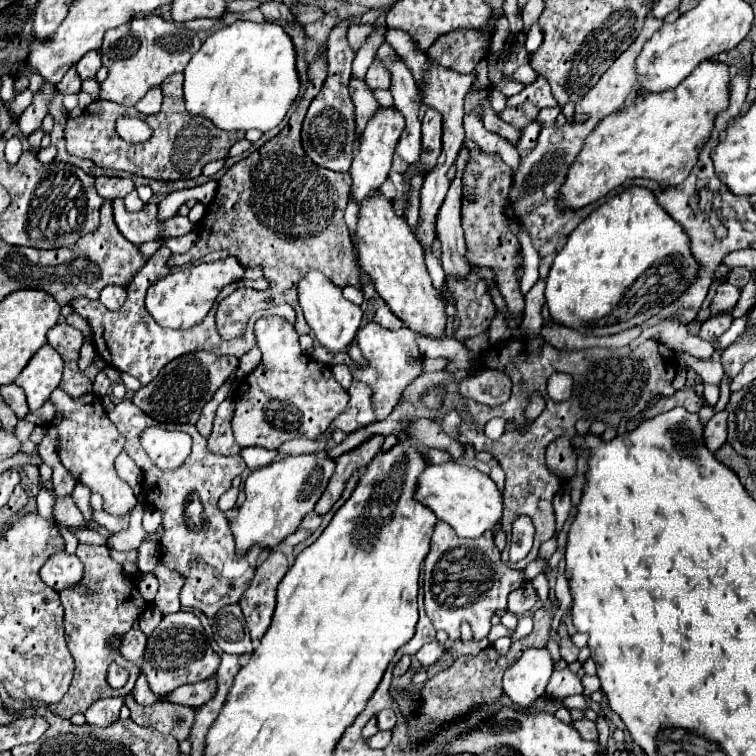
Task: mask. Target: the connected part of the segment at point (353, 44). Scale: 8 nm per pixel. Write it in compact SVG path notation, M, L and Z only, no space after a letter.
M352 24L352 26L348 28L348 34L346 34L350 48L352 48L354 52L358 52L358 48L366 42L366 38L368 38L370 32L372 32L372 26L370 26L370 24Z

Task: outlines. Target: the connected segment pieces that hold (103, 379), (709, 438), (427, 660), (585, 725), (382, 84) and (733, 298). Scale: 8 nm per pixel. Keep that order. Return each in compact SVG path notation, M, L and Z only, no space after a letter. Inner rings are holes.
M99 371L92 385L92 392L97 396L105 396L110 392L111 381L104 373Z
M724 408L708 420L708 424L704 426L704 438L708 448L716 452L726 442L726 436L728 436L728 410Z
M430 642L430 644L422 646L422 648L416 652L416 658L418 658L418 662L420 662L422 666L430 666L430 664L434 664L436 660L440 660L440 652L444 652L444 650L446 650L446 646L442 646L442 644L438 644L438 642Z
M586 718L576 720L574 728L580 732L580 736L584 740L598 740L598 728L596 728L596 724L592 720L586 720Z
M374 60L366 72L366 84L370 88L388 88L390 86L390 72L384 68L380 60Z
M724 282L716 290L716 296L712 298L712 314L718 314L718 312L734 308L734 304L738 302L738 298L740 298L740 290L736 286L732 286L730 282Z

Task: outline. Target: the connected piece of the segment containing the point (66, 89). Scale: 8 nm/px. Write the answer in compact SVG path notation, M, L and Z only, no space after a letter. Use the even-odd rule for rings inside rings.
M72 66L72 68L64 74L64 78L58 82L58 92L62 92L62 94L78 92L78 90L80 90L80 82L82 82L82 80L80 80L76 68Z

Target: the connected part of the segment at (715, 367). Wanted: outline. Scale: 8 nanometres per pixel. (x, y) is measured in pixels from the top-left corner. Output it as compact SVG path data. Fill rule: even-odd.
M718 348L714 352L714 356L708 360L696 360L692 358L690 354L684 354L680 358L680 366L688 366L692 370L696 370L696 374L706 382L706 384L716 384L720 386L722 382L722 376L724 376L724 370L722 370L722 364L720 364L720 354L722 354L722 348Z

